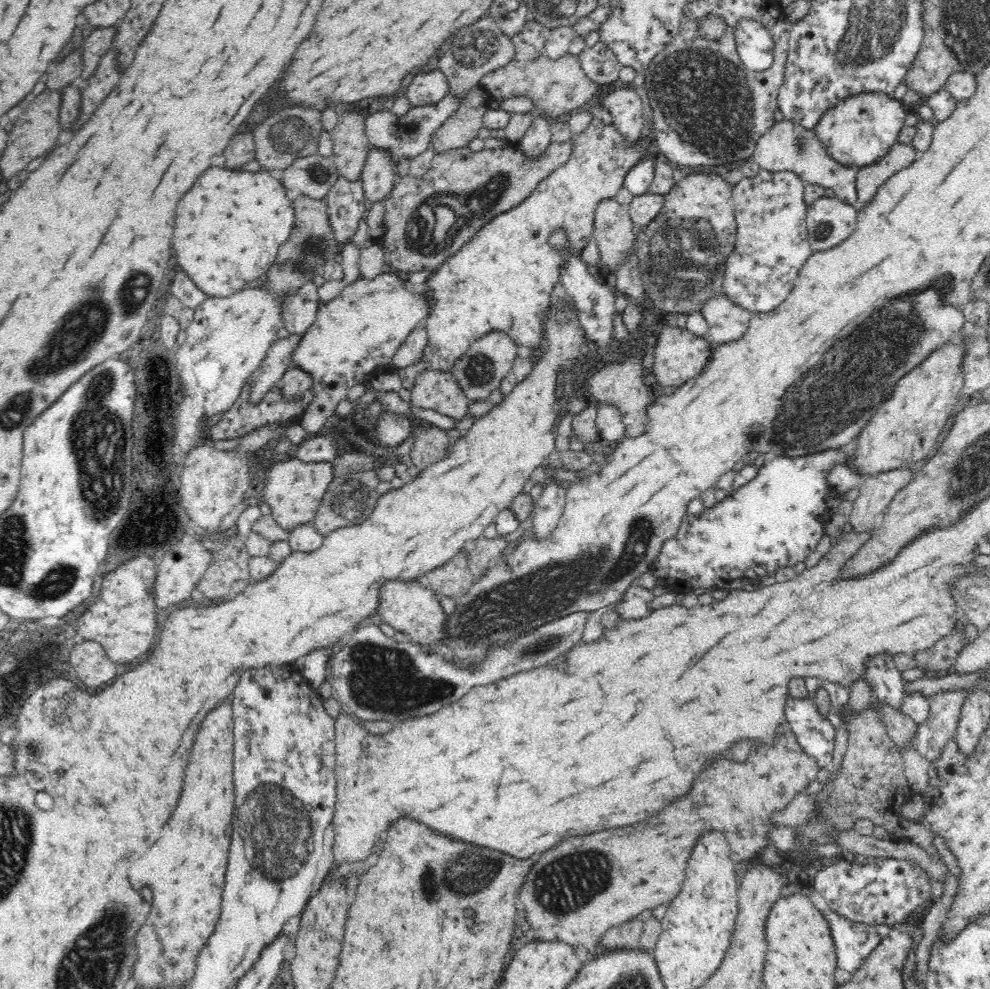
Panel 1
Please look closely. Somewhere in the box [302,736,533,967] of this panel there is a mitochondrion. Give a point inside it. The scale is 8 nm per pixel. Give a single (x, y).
(468, 871)

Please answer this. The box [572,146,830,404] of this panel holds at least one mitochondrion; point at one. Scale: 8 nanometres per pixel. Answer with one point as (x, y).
(681, 258)

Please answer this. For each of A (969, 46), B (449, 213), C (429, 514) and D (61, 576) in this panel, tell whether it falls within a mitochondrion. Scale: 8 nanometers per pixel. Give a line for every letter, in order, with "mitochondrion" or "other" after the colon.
A: mitochondrion
B: mitochondrion
C: other
D: mitochondrion

